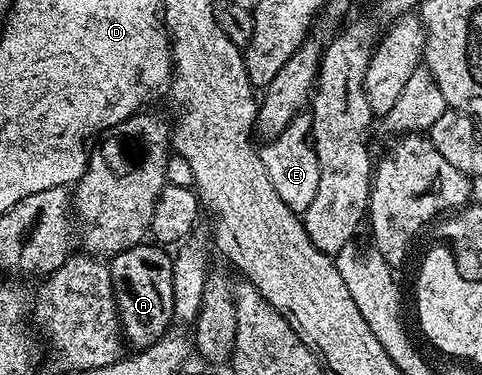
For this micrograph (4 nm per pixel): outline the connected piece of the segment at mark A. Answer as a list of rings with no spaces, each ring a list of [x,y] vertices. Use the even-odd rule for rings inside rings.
[[[144,242],[125,249],[109,262],[112,288],[115,292],[117,314],[120,317],[121,332],[124,341],[133,346],[132,349],[145,349],[157,342],[169,329],[173,322],[174,297],[172,295],[172,255],[165,252],[160,245]]]

